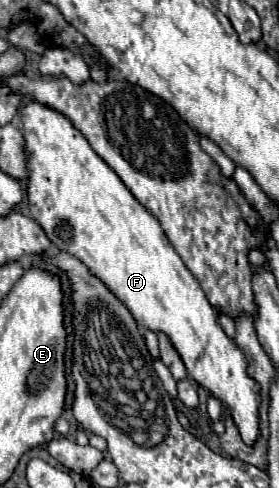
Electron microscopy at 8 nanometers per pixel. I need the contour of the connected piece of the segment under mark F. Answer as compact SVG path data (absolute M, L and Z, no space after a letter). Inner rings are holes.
M29 101L25 107L21 107L21 123L25 139L23 151L29 171L27 201L31 217L45 229L51 243L55 243L61 251L81 259L91 269L91 273L97 275L127 305L143 329L153 329L155 333L163 331L169 335L171 343L187 365L189 377L193 377L231 411L243 441L247 445L255 443L259 435L259 385L247 375L247 361L243 353L237 349L235 341L229 339L217 325L215 309L207 301L193 273L185 267L169 243L159 221L133 197L119 175L91 149L83 133L77 131L63 113L49 109L43 103Z

